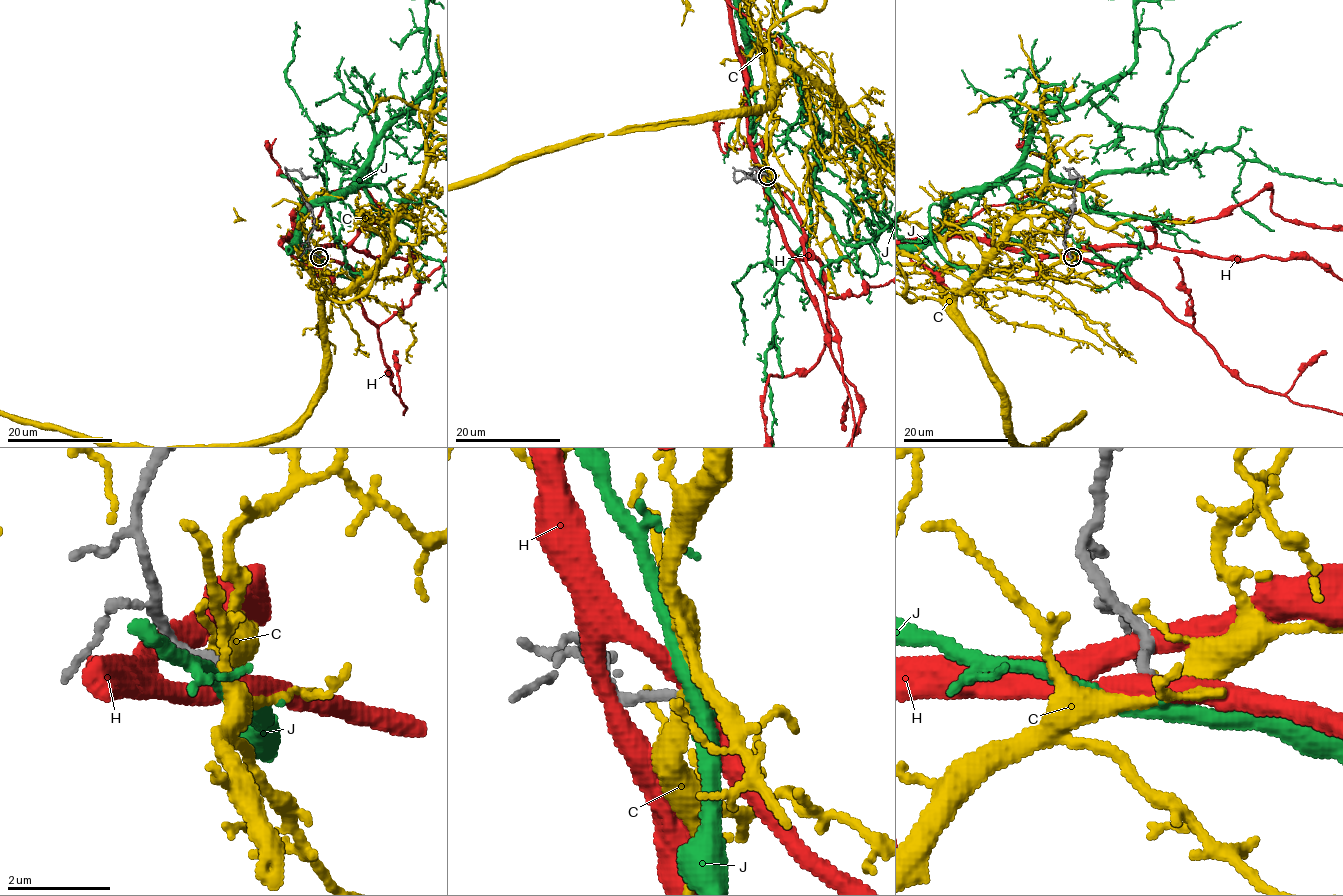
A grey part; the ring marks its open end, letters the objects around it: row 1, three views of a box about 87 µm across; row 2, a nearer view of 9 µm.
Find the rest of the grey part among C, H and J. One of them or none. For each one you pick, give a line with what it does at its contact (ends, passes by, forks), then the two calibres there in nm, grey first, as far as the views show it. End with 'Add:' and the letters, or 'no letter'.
Add: no letter

